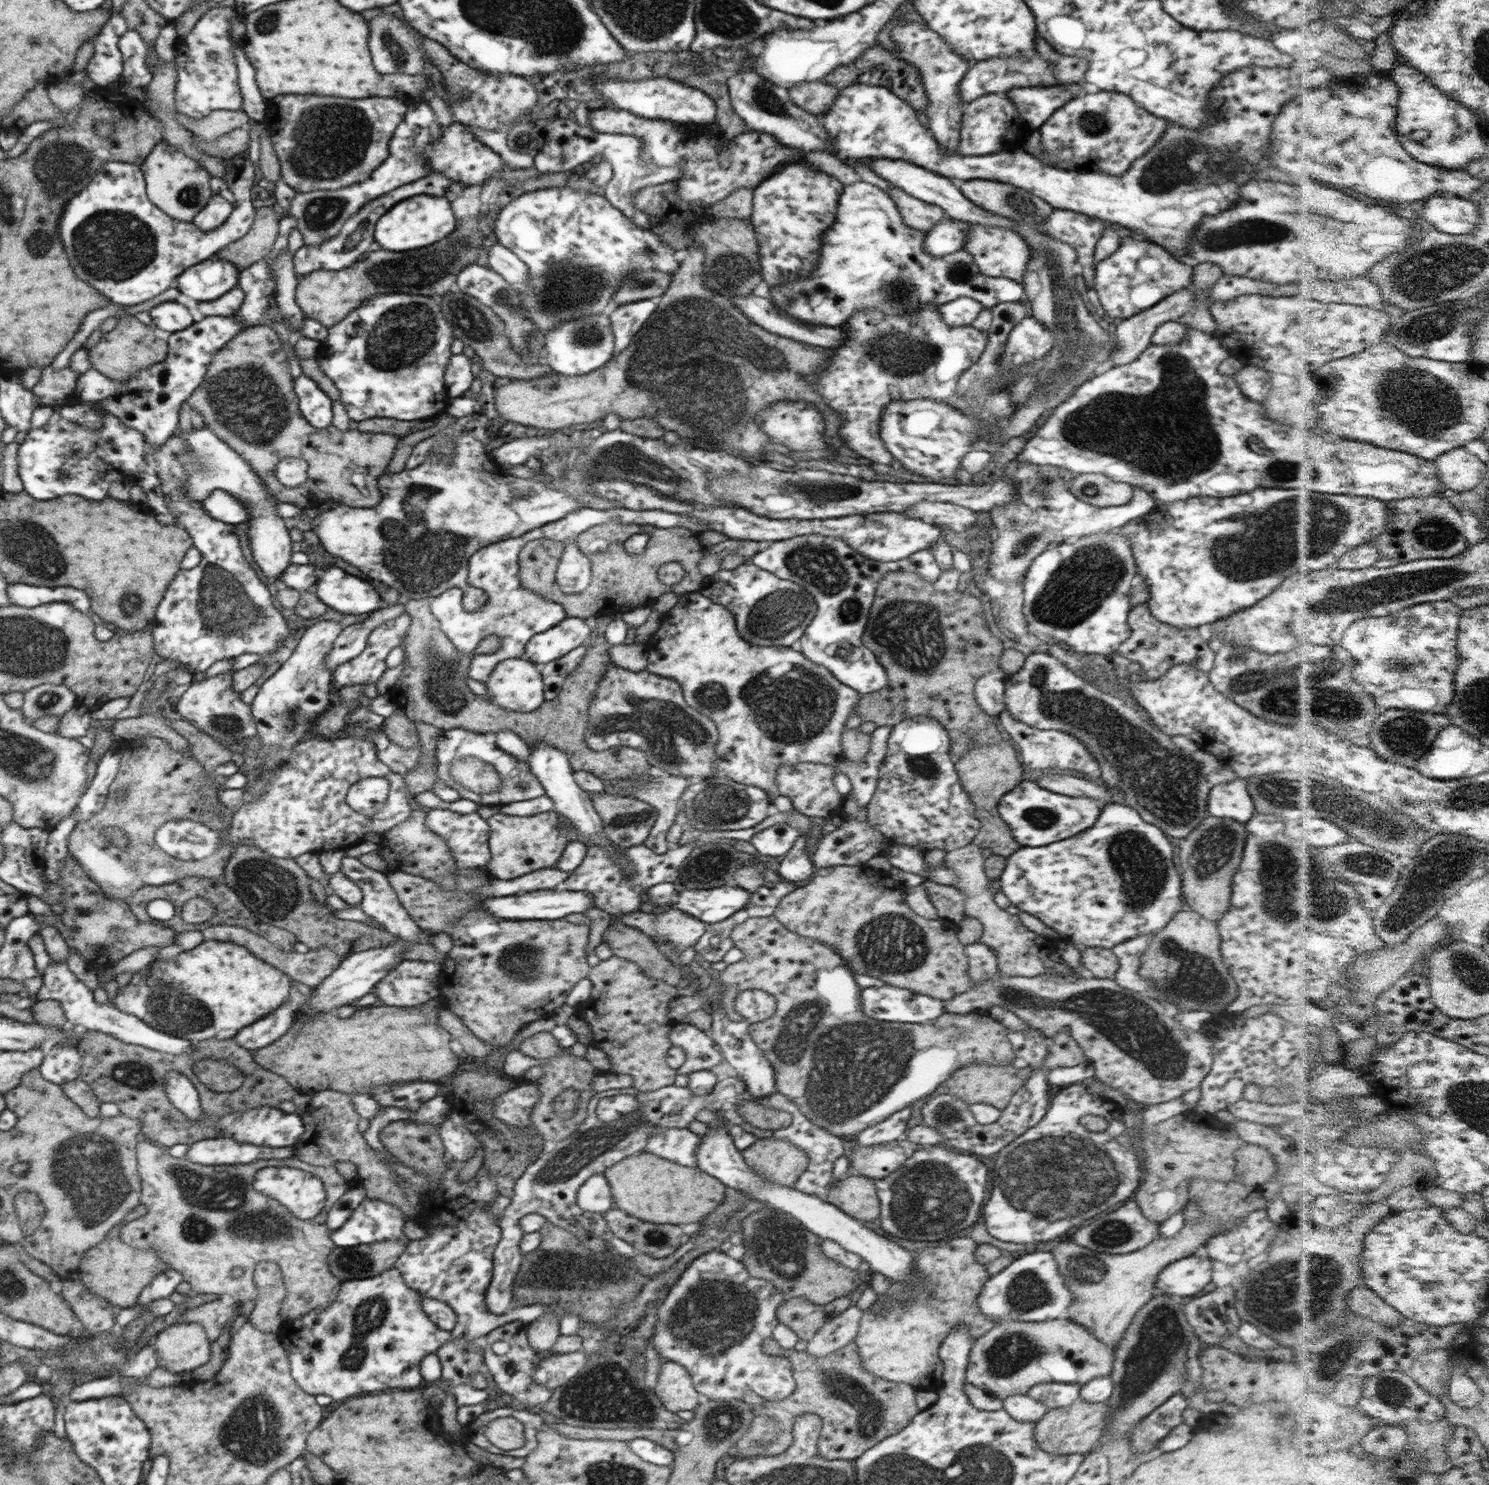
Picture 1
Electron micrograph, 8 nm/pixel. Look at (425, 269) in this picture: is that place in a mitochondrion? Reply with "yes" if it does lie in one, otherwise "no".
yes

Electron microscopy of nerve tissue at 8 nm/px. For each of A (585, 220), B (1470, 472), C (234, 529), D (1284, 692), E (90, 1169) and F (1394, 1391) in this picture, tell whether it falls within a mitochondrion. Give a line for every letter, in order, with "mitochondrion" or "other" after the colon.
A: other
B: other
C: other
D: mitochondrion
E: mitochondrion
F: mitochondrion

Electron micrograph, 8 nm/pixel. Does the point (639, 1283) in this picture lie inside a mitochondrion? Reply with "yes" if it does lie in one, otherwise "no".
no

